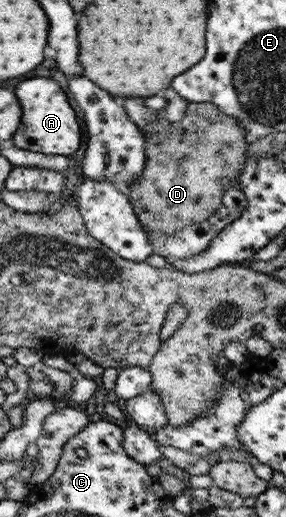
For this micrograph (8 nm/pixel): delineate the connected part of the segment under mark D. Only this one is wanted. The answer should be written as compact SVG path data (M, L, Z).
M190 103L186 109L185 117L182 120L171 123L171 132L169 134L160 134L155 132L153 136L146 138L147 147L147 166L143 172L139 175L139 179L133 182L128 188L125 189L129 196L130 204L133 206L134 212L137 214L138 220L147 230L151 232L161 232L162 235L174 235L179 230L198 224L199 222L206 221L214 214L219 206L223 204L224 193L228 188L232 187L232 184L239 180L239 176L243 173L243 168L246 165L248 159L248 147L249 142L247 138L247 130L239 122L239 119L232 115L224 114L218 107L211 103Z

